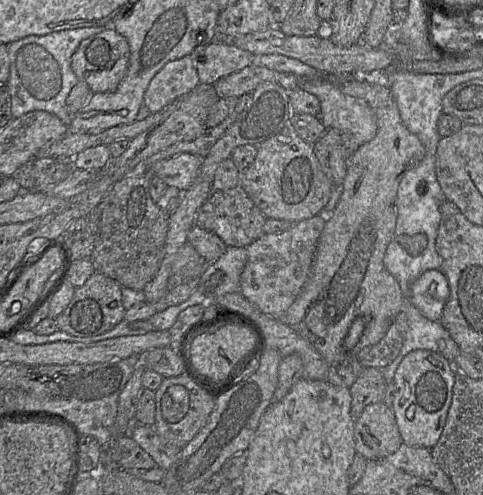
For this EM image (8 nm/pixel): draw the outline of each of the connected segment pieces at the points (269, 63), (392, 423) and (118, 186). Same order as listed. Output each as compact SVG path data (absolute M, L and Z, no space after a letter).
M280 54L256 56L255 63L252 65L260 65L274 71L293 74L305 79L301 84L301 89L318 98L321 106L320 119L327 129L352 134L359 143L359 146L371 141L375 137L377 133L377 118L373 109L364 100L345 95L340 90L338 83L331 80L331 78L322 76L313 67L297 59Z
M383 402L367 405L354 422L355 451L367 461L379 460L403 444L394 413Z
M251 93L242 95L238 98L234 111L222 123L207 127L195 140L177 142L152 155L112 186L102 201L85 217L94 235L94 248L90 256L94 271L115 280L121 287L143 291L159 270L169 226L169 213L158 207L150 195L153 165L181 153L205 158L226 130L238 119L250 98Z

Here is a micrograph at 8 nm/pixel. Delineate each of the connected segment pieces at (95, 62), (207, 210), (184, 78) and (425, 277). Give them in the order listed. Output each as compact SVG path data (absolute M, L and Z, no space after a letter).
M113 28L84 39L71 59L71 68L78 80L87 83L93 93L112 92L127 72L130 57L129 44Z
M239 185L223 191L212 191L200 207L195 225L216 234L227 247L247 247L263 234L266 217Z
M191 56L170 61L150 81L144 94L144 106L149 108L151 113L157 113L192 91L199 83Z
M440 269L422 273L409 289L411 303L431 321L440 321L448 296L448 282Z

